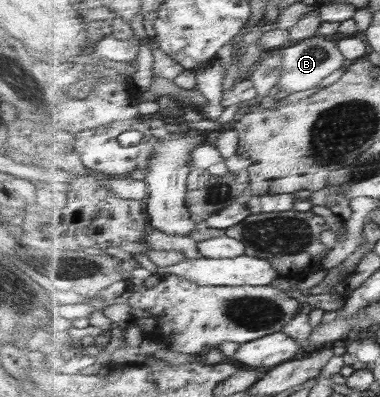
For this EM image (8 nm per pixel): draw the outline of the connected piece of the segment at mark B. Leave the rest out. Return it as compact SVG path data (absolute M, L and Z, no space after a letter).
M319 34L315 37L308 38L282 48L282 57L284 57L284 72L280 76L277 86L280 90L286 92L298 92L299 89L311 88L318 86L324 78L328 78L332 72L349 65L343 52L339 49L337 41L328 40Z

